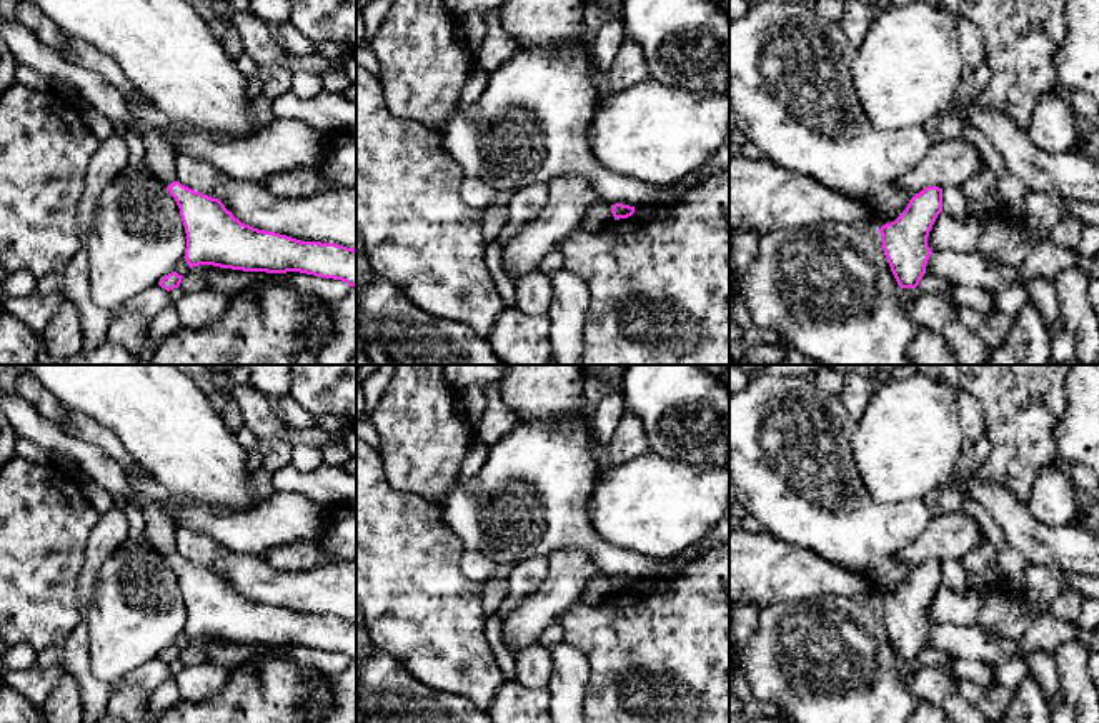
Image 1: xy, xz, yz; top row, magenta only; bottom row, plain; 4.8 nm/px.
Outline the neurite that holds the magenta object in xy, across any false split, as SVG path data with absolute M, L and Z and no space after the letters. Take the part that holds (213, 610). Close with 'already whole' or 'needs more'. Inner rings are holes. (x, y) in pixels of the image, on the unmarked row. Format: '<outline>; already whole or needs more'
M0 390L0 408L18 438L77 465L78 476L97 481L118 505L137 505L145 515L148 543L175 571L186 606L185 635L190 641L213 638L243 645L300 645L356 660L356 623L336 616L301 615L241 596L218 571L178 555L177 530L170 513L152 496L137 490L125 468L103 450L40 415L15 391Z; needs more

